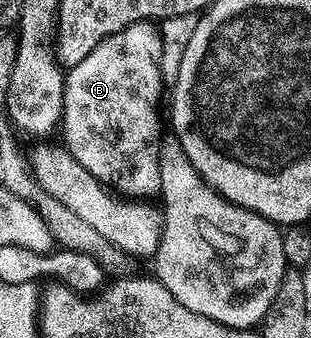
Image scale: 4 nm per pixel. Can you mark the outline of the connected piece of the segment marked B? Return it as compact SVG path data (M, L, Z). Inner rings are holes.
M140 22L138 24L130 24L127 28L122 28L117 34L113 34L109 38L105 38L97 46L93 46L93 50L89 50L89 54L85 54L85 58L81 58L81 62L77 62L77 66L68 68L65 72L63 118L61 121L61 133L63 132L64 140L62 140L62 143L65 145L69 155L73 159L76 159L89 174L97 177L100 184L113 186L114 191L124 198L155 198L159 196L159 187L161 186L159 147L165 139L165 133L163 133L165 120L164 117L163 120L159 117L159 99L163 96L163 79L165 79L165 73L161 63L163 59L163 38L160 29L156 25L154 28L153 25L154 23L151 22Z

